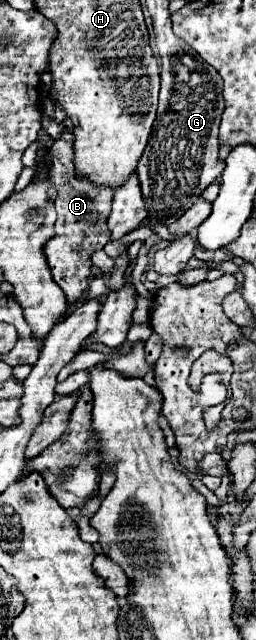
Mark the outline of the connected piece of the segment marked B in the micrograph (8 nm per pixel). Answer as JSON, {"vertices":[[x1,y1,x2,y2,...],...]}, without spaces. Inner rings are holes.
{"vertices":[[63,127,63,133,53,139,47,149,47,181,51,181,57,189,57,223,55,237,51,237,43,253,51,267,55,283,65,291,69,305,79,301,79,297,87,291,89,275,91,275,91,255,105,247,111,241,111,231,107,227,107,217,111,211,113,189,107,185,95,185,85,177,77,177,75,173,75,153,73,153,75,135,69,127]]}

